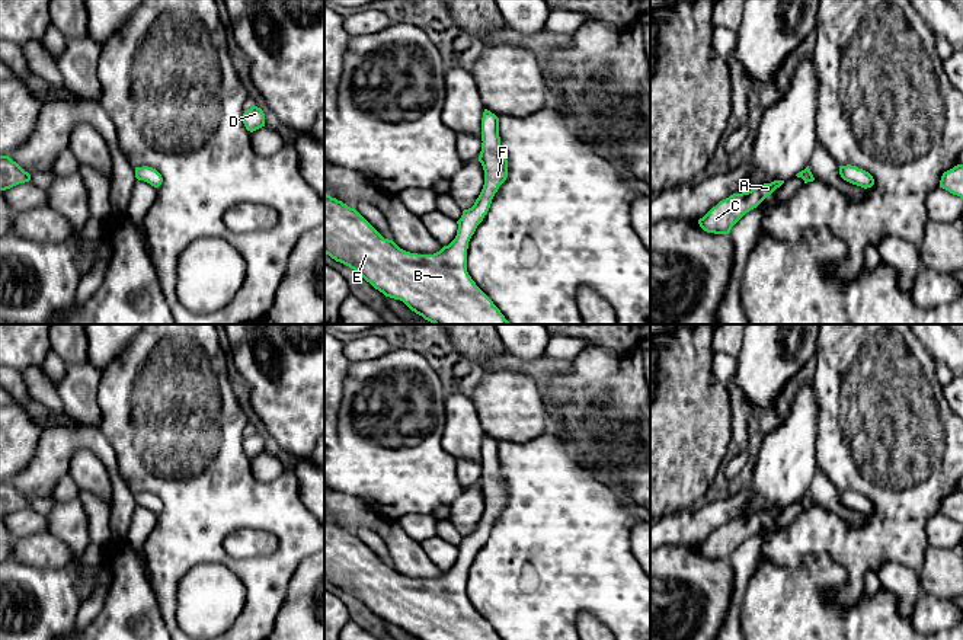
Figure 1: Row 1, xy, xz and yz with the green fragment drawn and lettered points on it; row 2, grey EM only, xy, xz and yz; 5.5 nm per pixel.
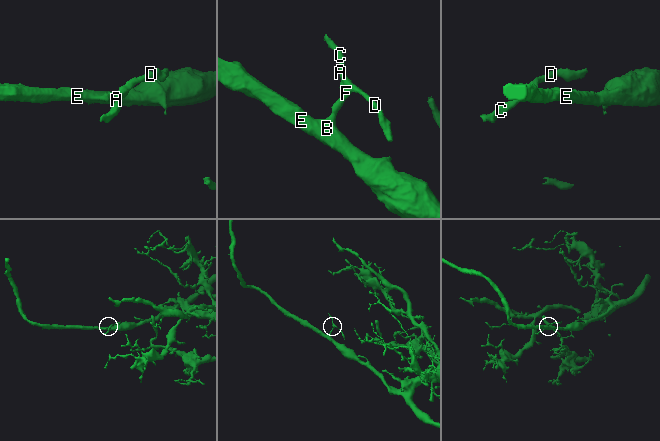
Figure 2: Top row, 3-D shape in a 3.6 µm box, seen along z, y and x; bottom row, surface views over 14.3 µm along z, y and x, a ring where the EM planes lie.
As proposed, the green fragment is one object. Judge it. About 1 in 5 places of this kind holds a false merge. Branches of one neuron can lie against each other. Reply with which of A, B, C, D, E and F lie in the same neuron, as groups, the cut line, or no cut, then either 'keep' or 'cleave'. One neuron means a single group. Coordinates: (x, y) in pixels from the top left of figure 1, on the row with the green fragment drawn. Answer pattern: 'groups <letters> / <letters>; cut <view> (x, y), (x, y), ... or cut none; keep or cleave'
groups A B C D E F; cut none; keep

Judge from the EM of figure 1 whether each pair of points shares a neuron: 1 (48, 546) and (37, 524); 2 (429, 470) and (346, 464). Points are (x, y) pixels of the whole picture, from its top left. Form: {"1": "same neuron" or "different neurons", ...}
{"1": "different neurons", "2": "same neuron"}

